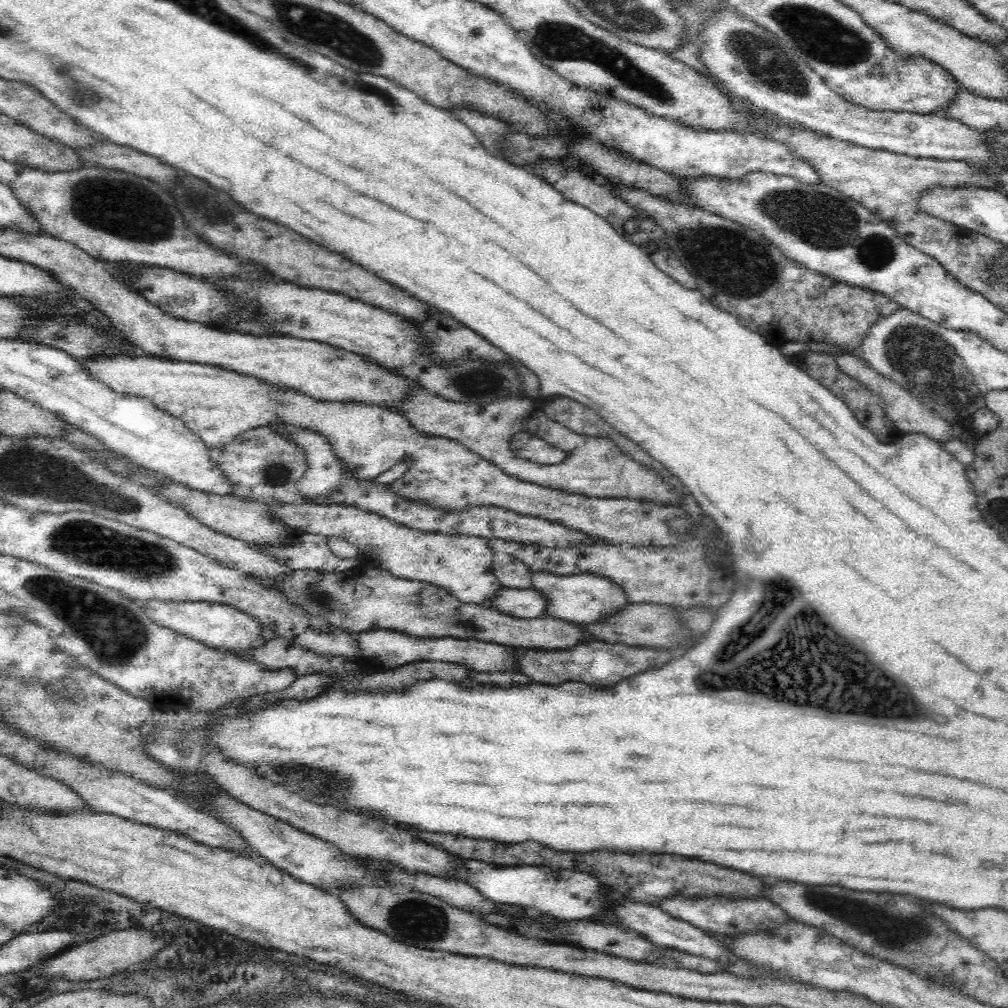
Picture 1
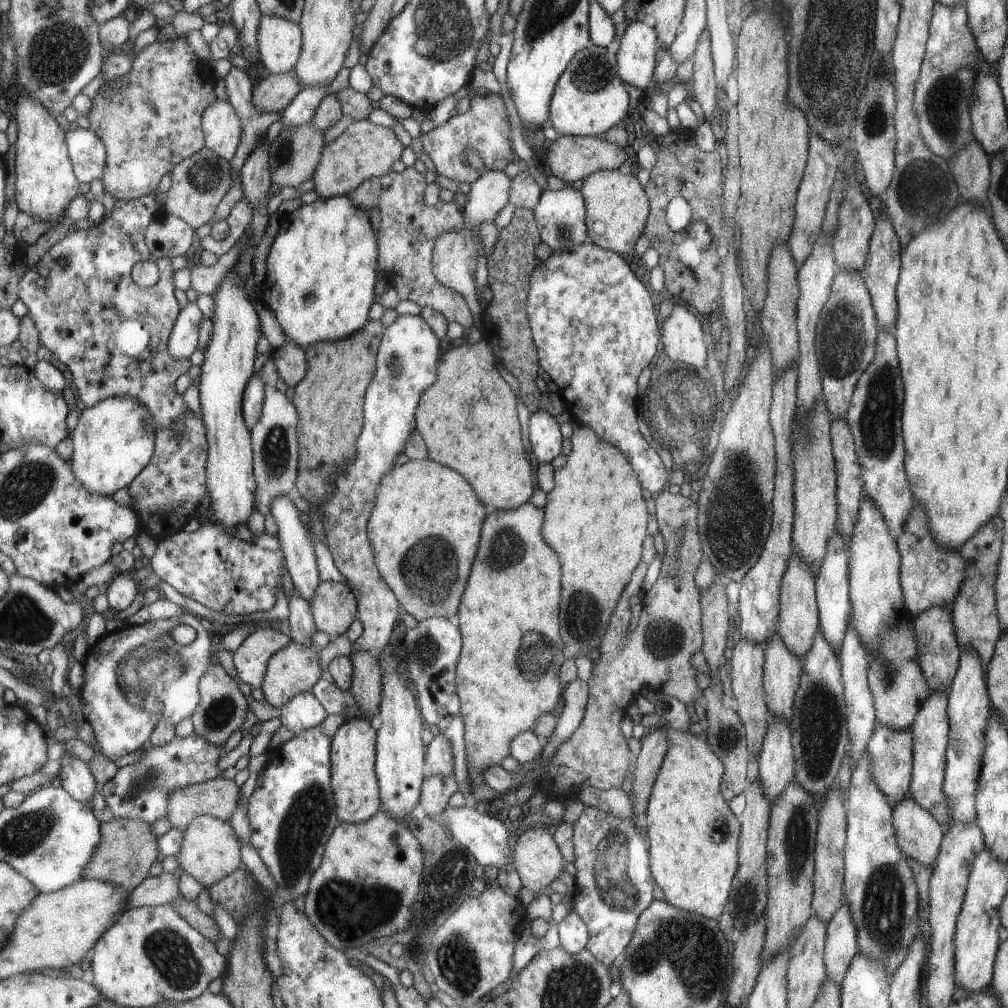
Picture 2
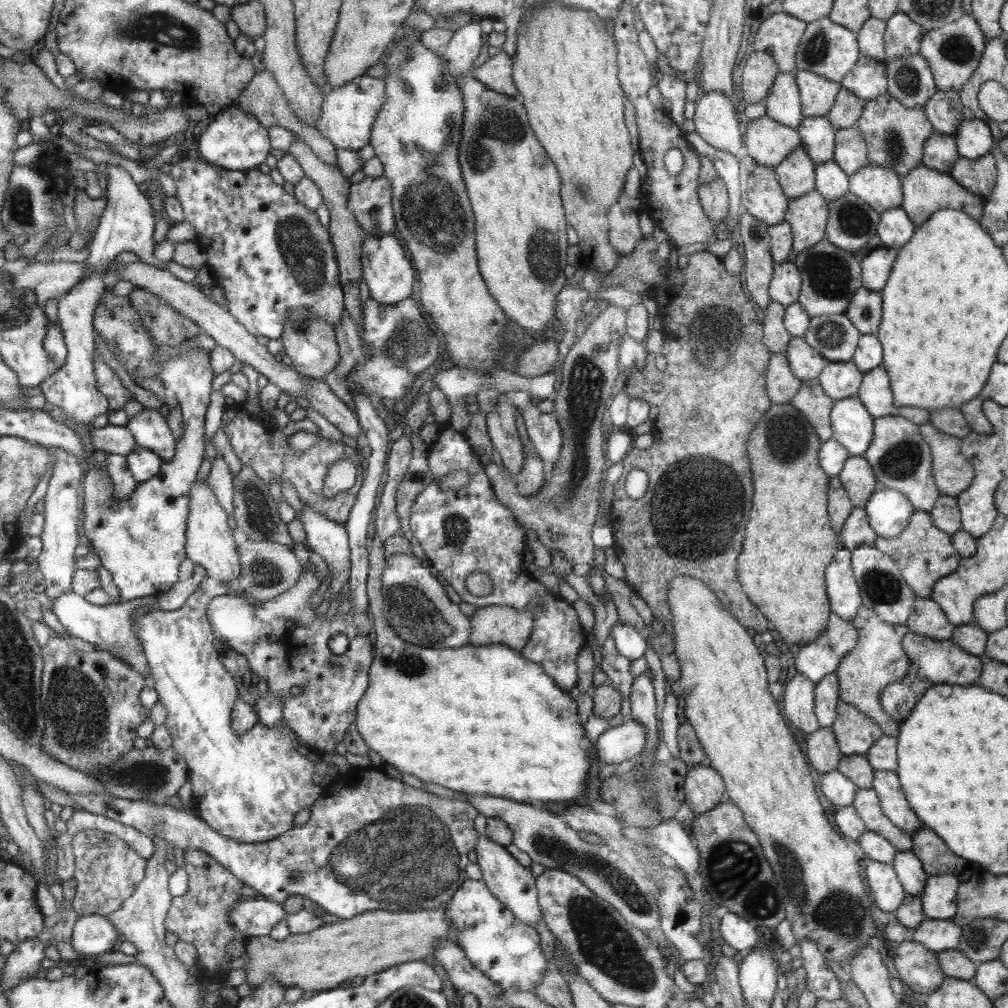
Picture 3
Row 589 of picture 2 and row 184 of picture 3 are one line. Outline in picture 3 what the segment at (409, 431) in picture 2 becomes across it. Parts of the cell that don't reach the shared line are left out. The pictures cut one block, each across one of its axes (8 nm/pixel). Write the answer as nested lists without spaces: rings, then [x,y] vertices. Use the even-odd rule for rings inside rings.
[[[366,176],[366,178],[351,186],[349,206],[357,216],[361,228],[365,230],[367,236],[372,233],[379,232],[392,234],[392,230],[396,230],[397,222],[394,222],[394,214],[392,214],[392,187],[390,180],[386,176]]]

